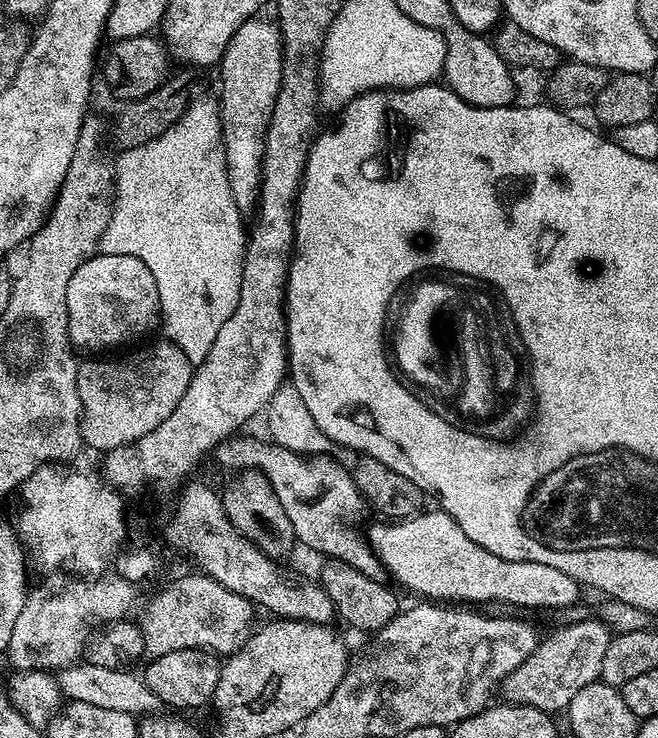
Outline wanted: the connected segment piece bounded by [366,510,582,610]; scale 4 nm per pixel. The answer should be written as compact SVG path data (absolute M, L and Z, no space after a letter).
M435 510L436 512L428 511L421 511L420 515L410 516L408 519L399 522L388 522L384 523L385 525L376 524L369 532L366 532L366 539L372 545L372 550L376 553L376 559L380 561L383 571L385 573L388 571L406 591L413 592L416 598L423 598L428 602L459 602L464 606L480 606L476 604L513 604L516 608L557 608L557 610L573 607L579 601L576 599L579 598L580 592L582 593L582 585L574 578L570 578L570 574L562 574L562 570L554 570L554 566L546 566L542 562L522 562L521 560L498 558L498 554L490 554L490 550L478 546L478 542L474 542L474 538L466 538L466 530L462 530L462 526L458 526L458 522L454 522L454 518L450 513L443 510Z

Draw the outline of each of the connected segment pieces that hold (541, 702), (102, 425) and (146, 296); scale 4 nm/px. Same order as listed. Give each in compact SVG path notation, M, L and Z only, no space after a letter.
M585 618L577 624L565 623L549 640L541 639L534 654L504 680L502 696L514 704L529 704L549 714L567 709L568 703L582 690L582 686L601 679L603 659L610 646L613 633L598 618Z
M171 342L152 344L125 360L88 360L76 370L78 382L78 398L82 413L82 440L85 445L97 448L100 454L107 454L124 444L133 444L138 438L150 434L182 402L182 394L186 394L186 386L190 386L190 378L194 371L193 361L188 360L182 350L178 350Z
M98 254L86 261L66 286L66 310L68 337L76 350L116 348L157 327L161 319L154 274L146 270L146 262L126 254Z

